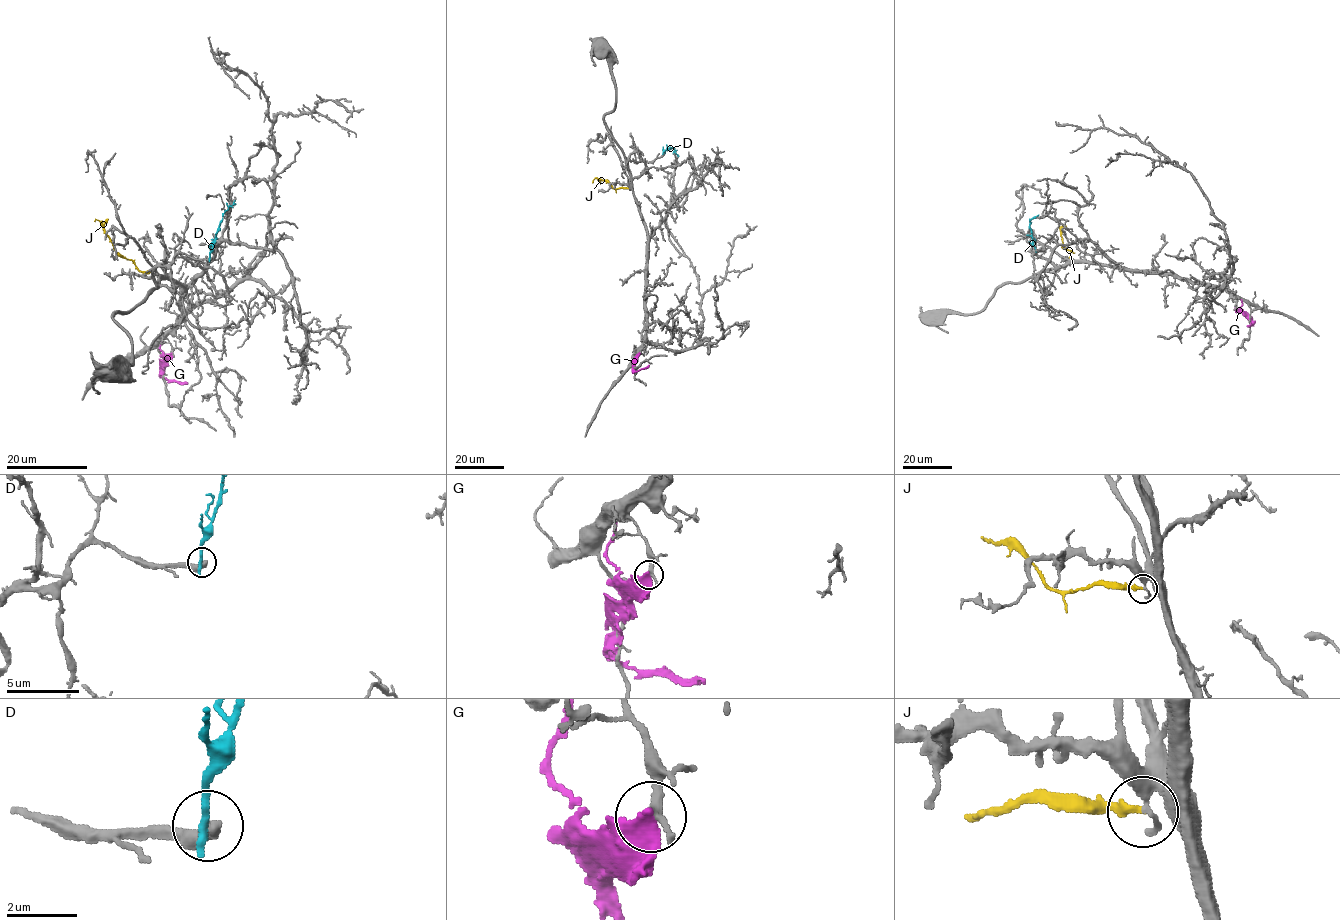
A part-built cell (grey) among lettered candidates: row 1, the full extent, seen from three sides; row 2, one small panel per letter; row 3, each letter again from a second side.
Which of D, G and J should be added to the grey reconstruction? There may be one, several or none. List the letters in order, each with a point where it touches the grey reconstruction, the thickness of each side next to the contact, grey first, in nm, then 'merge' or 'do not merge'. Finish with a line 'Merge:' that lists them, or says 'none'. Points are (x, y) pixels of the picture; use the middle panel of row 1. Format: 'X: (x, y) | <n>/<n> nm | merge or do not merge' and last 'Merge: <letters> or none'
D: (663, 154) | 360/280 nm | do not merge
G: (639, 353) | 360/440 nm | do not merge
J: (629, 188) | 280/220 nm | do not merge
Merge: none

